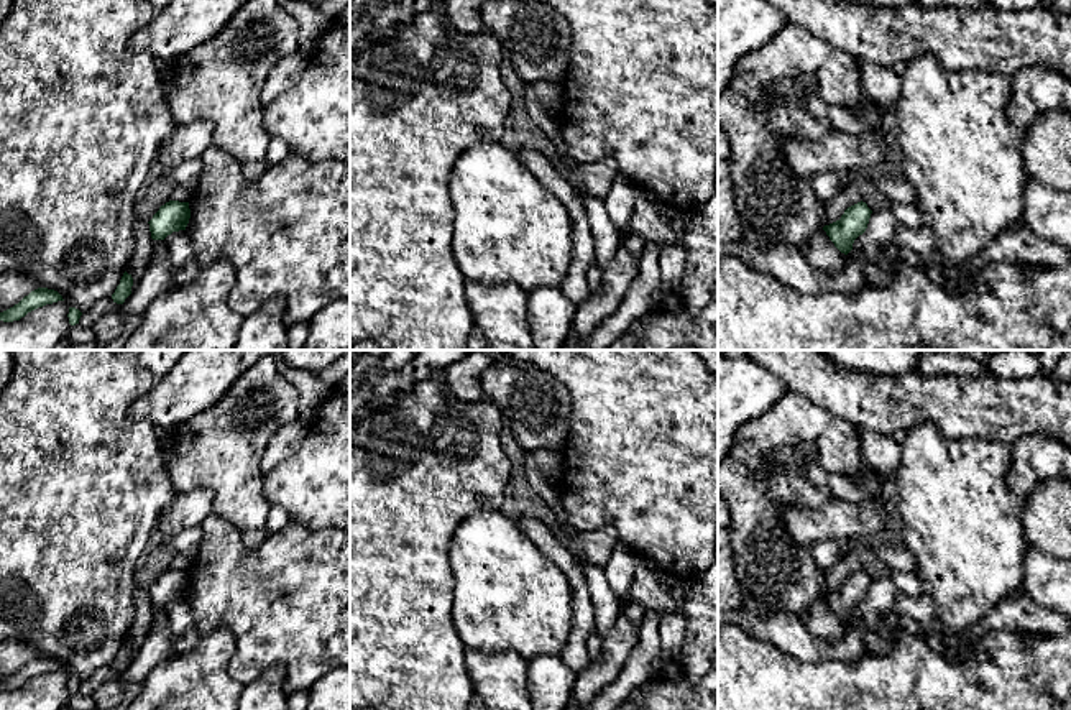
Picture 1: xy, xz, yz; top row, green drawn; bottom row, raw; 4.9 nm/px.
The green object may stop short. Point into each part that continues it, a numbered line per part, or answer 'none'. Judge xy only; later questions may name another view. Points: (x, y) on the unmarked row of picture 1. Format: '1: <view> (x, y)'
none

